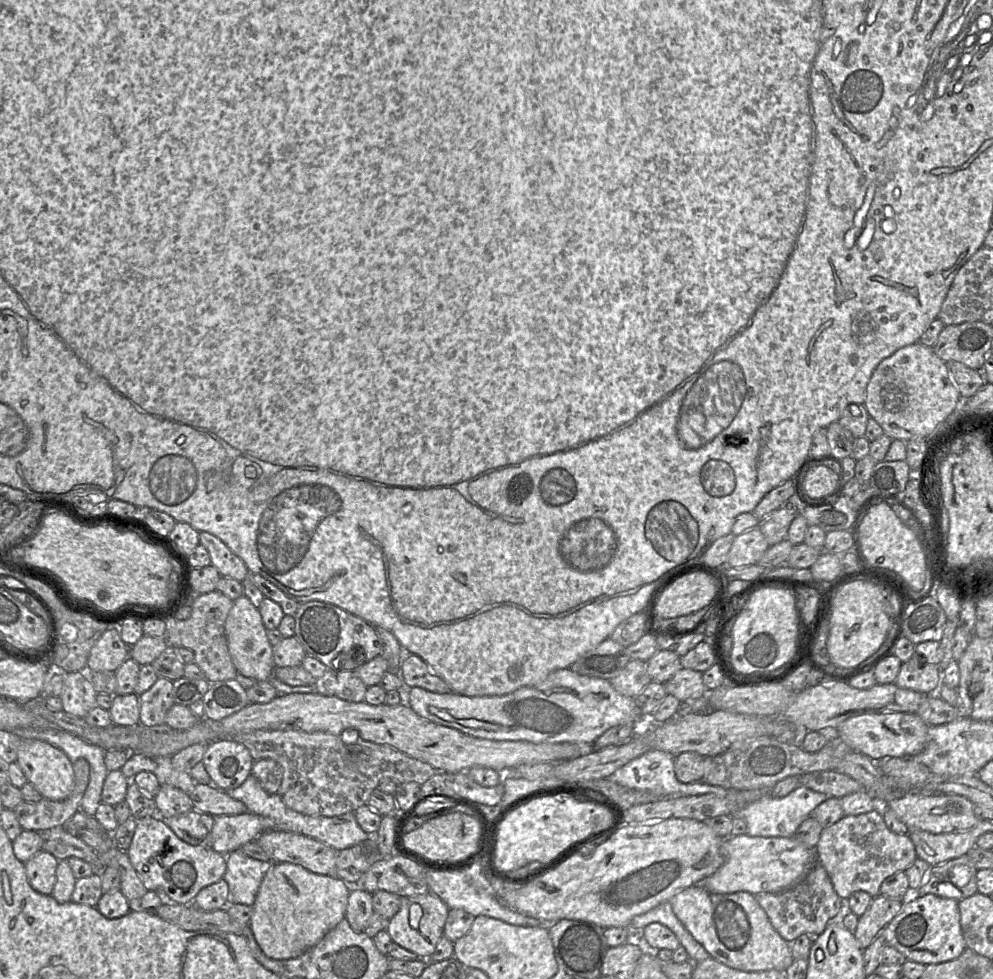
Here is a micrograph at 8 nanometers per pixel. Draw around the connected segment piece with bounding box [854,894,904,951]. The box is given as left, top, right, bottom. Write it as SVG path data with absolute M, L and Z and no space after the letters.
M878 895L859 917L854 932L858 946L864 951L882 930L902 911L903 901Z

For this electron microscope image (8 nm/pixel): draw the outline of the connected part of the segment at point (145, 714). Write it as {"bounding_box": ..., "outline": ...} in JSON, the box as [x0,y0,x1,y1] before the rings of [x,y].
{"bounding_box":[139,677,173,727],"outline":[[[158,677],[156,682],[139,695],[139,723],[147,727],[165,724],[167,711],[173,706],[173,681]]]}

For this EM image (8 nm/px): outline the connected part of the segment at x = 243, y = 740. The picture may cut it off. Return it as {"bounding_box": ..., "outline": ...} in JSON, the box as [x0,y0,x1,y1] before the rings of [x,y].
{"bounding_box":[222,730,437,817],"outline":[[[257,730],[230,734],[222,740],[245,745],[254,761],[275,760],[283,770],[277,794],[290,809],[311,816],[332,817],[354,812],[367,805],[372,791],[383,779],[392,779],[398,784],[416,782],[422,785],[437,772],[430,764],[389,745],[359,738],[356,731],[344,731],[340,736],[301,730]]]}

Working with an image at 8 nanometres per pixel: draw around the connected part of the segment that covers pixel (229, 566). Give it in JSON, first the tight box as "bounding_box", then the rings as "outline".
{"bounding_box":[199,532,249,582],"outline":[[[199,532],[199,543],[210,555],[211,565],[221,577],[227,577],[243,582],[249,571],[245,563],[236,556],[219,538],[207,532]]]}

